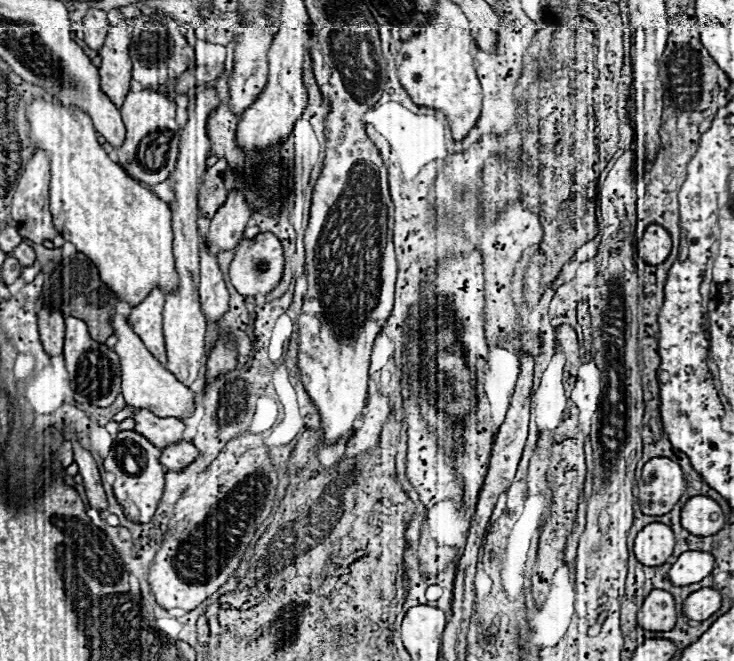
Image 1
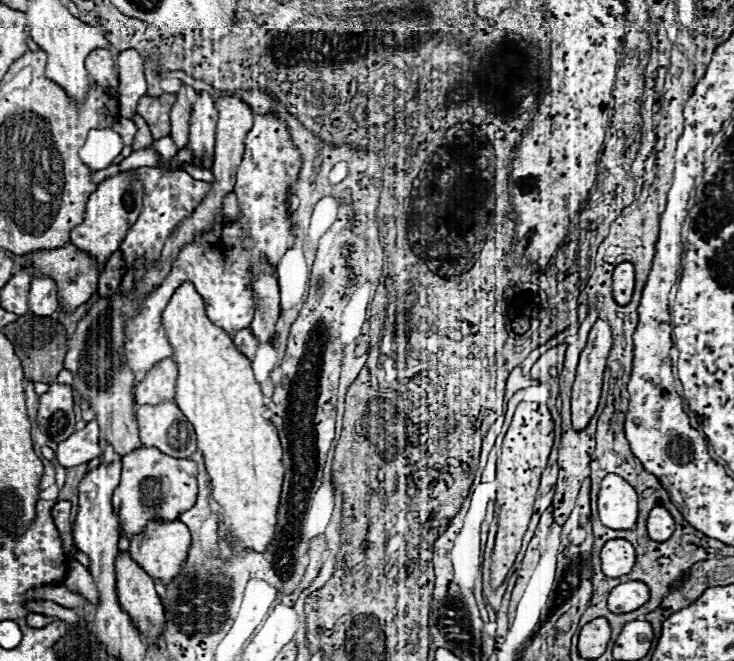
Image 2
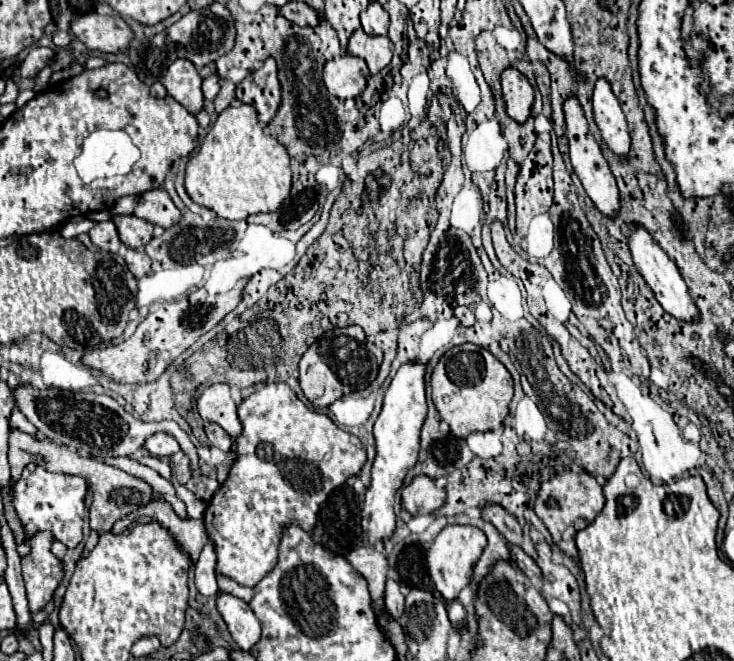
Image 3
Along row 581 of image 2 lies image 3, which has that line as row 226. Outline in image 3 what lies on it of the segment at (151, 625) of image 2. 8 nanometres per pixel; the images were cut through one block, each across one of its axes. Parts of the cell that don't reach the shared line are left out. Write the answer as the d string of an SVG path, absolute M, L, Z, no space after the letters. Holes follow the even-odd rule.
M114 216L112 222L118 228L120 242L124 246L128 246L128 248L140 250L152 238L152 228L154 226L150 222L146 222L146 220L142 220L142 218L136 218L136 216Z

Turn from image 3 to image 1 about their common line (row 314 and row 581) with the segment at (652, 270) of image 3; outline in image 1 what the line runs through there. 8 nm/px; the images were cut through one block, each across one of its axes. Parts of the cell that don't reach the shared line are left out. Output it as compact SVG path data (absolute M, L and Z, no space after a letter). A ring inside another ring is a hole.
M690 550L690 552L684 552L678 556L678 560L668 570L668 578L676 586L694 584L694 582L700 582L702 578L710 576L714 566L716 566L716 558L710 552Z

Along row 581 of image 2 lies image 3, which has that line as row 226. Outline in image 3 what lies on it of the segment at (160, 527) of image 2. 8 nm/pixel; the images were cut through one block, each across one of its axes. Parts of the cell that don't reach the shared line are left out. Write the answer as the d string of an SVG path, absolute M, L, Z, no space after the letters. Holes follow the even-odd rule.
M164 188L140 194L134 214L138 218L144 218L150 224L162 226L162 228L170 228L172 224L178 224L180 216L182 216Z

